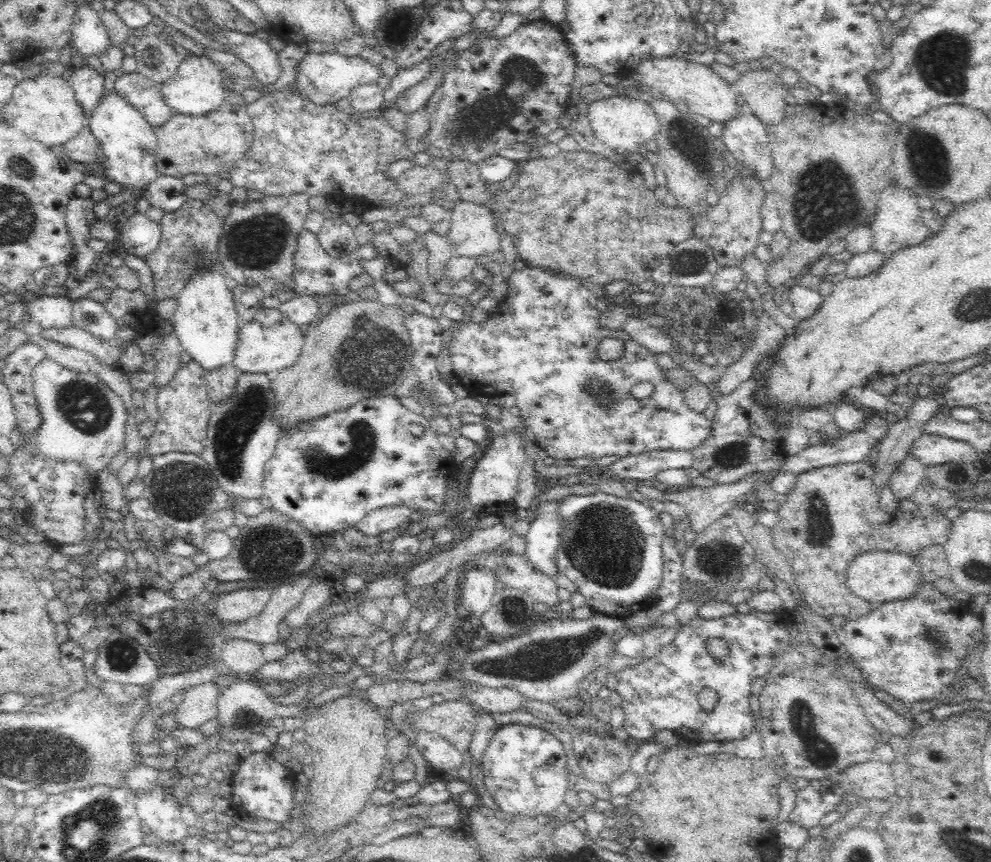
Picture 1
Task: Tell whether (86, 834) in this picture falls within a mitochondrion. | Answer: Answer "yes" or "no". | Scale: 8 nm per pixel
yes

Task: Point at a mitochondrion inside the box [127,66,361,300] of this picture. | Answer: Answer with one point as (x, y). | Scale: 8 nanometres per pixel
(256, 242)

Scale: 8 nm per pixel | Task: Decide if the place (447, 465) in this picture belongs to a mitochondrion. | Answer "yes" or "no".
no

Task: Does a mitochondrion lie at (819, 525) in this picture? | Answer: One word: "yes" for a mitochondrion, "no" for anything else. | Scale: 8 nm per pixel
yes

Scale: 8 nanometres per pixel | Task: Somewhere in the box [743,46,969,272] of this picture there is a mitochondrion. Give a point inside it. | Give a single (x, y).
(815, 198)

